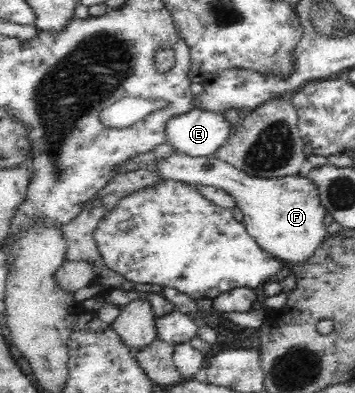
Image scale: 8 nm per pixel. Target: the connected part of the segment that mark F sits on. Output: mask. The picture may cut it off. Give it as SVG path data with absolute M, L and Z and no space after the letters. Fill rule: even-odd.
M173 154L149 169L159 169L166 180L177 180L193 186L205 184L225 190L233 196L236 207L244 213L242 221L248 234L261 248L279 257L289 267L311 256L327 238L326 221L329 215L321 203L320 188L304 175L283 176L277 180L251 177L233 169L215 154L199 158Z

